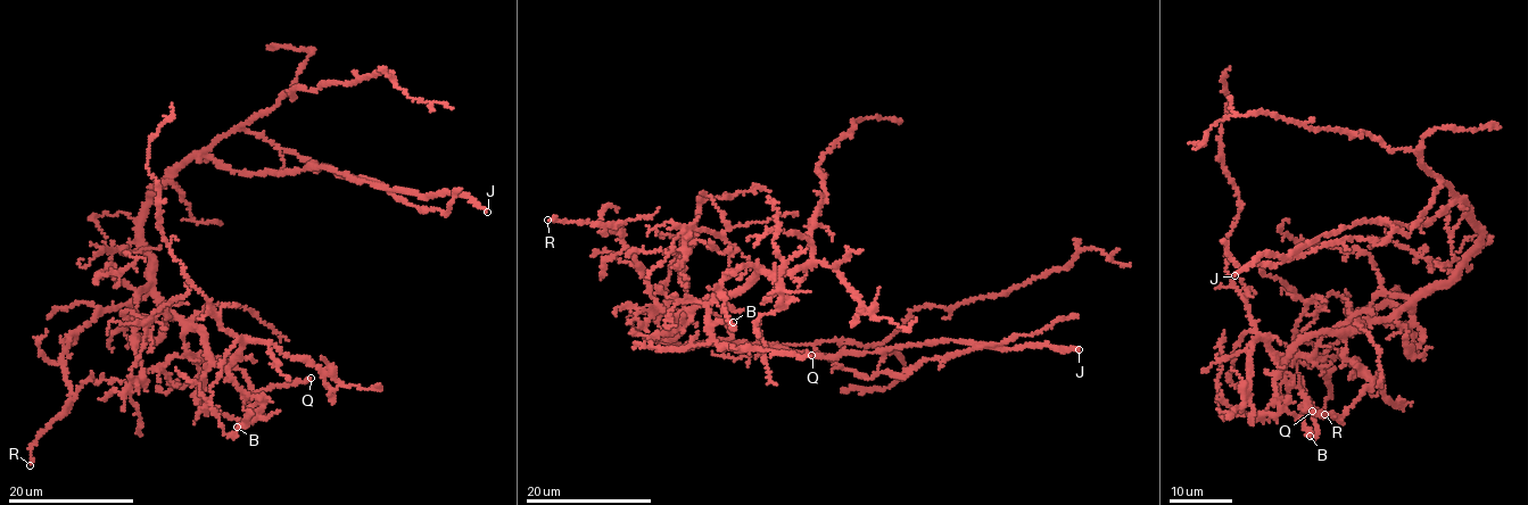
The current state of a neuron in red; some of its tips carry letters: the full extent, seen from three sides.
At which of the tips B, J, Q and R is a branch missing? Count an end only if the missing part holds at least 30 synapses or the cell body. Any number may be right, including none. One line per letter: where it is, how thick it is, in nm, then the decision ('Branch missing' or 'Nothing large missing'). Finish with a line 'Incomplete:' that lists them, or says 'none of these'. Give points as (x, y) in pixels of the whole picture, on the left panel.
B: Place: (237, 427). Thickness 110 nm. Nothing large missing
J: Place: (487, 212). Thickness 280 nm. Branch missing
Q: Place: (311, 378). Thickness 200 nm. Nothing large missing
R: Place: (30, 465). Thickness 130 nm. Nothing large missing
Incomplete: J

